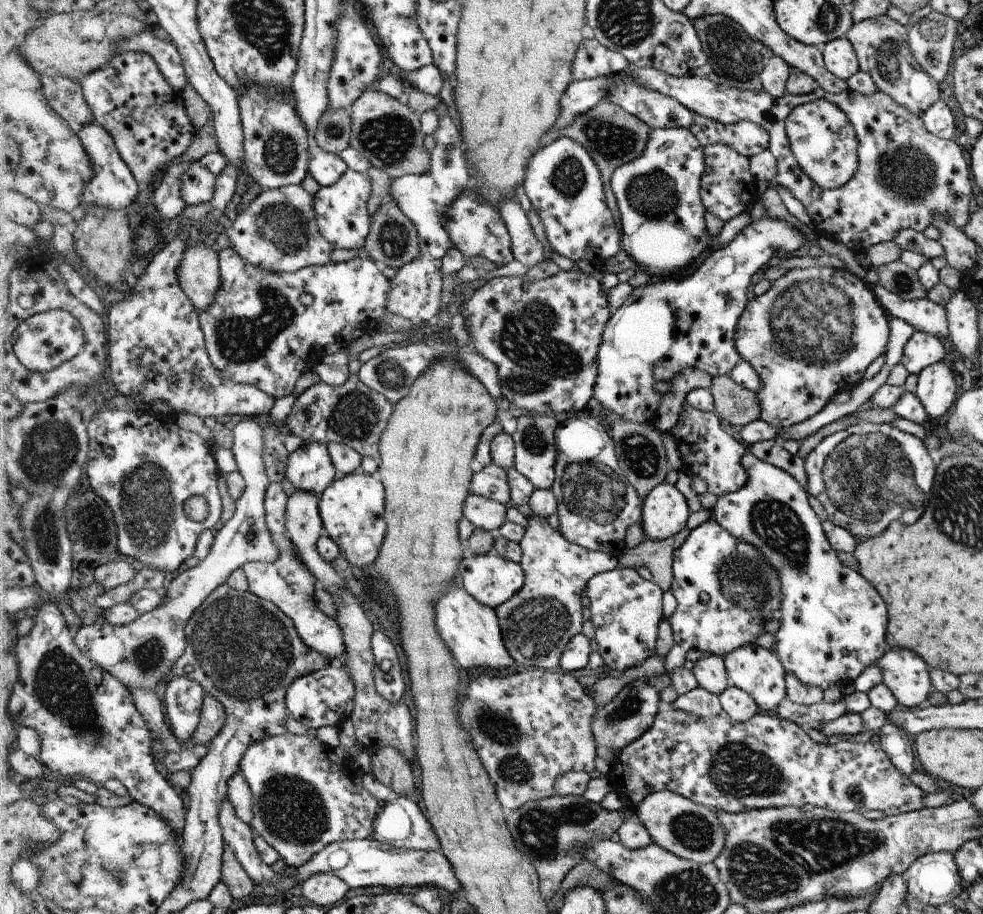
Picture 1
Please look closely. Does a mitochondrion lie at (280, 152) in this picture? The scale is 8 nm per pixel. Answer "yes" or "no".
yes

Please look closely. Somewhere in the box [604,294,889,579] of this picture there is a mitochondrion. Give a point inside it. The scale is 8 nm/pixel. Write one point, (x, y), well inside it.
(777, 525)

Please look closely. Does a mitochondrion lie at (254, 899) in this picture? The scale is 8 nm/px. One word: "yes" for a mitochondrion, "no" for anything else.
no

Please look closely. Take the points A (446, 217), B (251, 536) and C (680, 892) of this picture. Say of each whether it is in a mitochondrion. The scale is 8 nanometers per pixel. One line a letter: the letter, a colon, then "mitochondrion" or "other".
A: other
B: mitochondrion
C: mitochondrion

